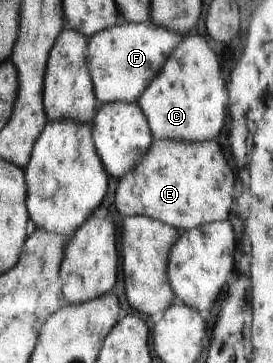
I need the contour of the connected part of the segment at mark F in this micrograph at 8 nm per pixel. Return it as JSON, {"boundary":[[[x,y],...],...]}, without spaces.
{"boundary":[[[125,19],[88,38],[87,67],[98,105],[111,102],[136,103],[150,81],[162,71],[163,64],[182,37],[186,36],[153,22],[129,23]]]}

